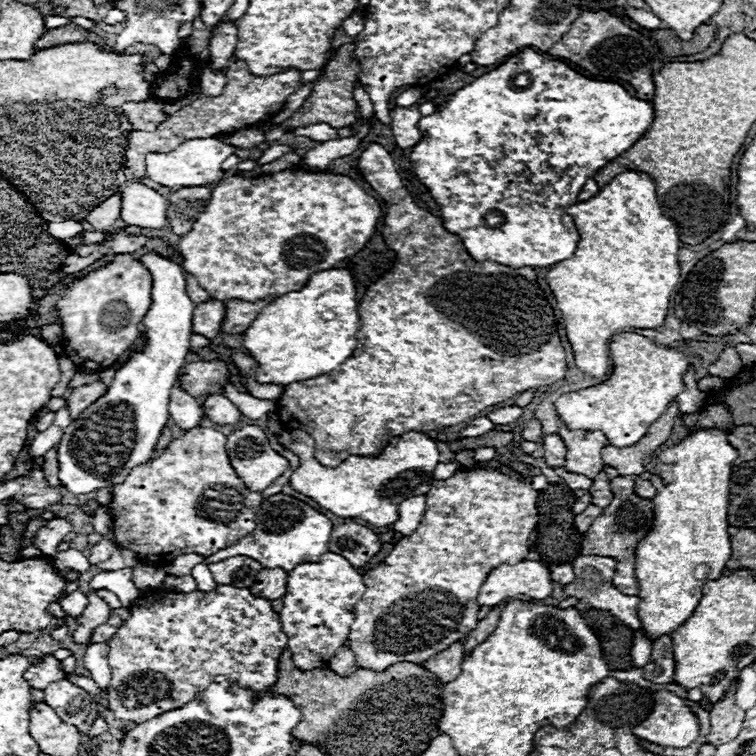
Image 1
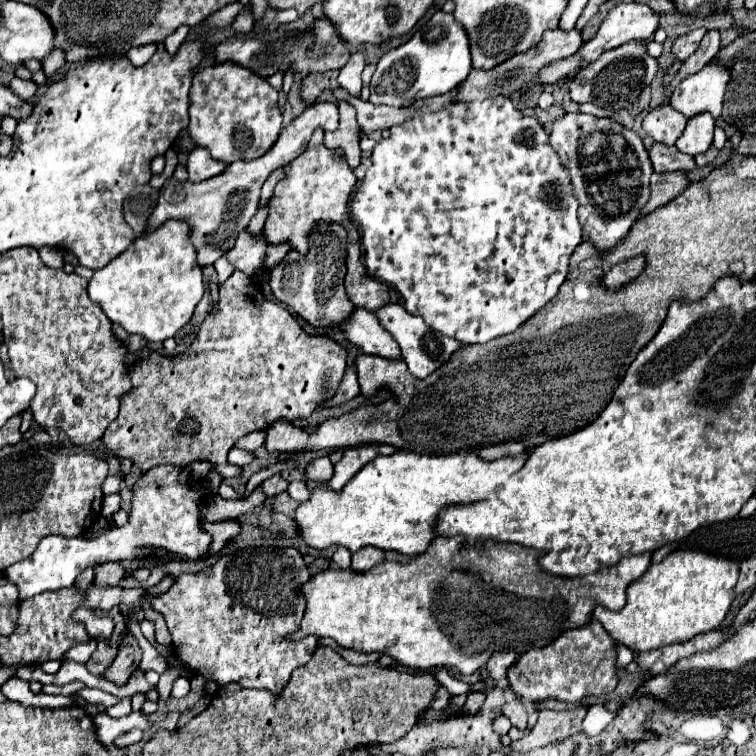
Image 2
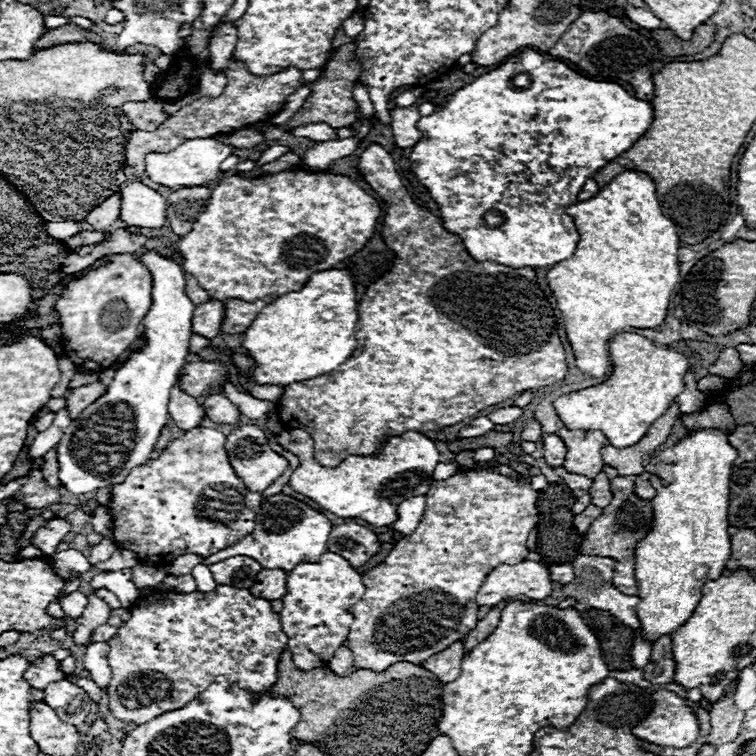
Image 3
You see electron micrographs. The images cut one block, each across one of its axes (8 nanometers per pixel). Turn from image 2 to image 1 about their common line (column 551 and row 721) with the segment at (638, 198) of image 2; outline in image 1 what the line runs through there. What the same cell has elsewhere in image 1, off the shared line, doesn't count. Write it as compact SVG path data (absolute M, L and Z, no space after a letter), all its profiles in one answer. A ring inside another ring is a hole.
M220 584L210 592L172 592L150 590L134 600L130 618L108 640L112 680L108 686L108 708L120 720L144 722L170 708L180 708L192 696L214 680L214 676L228 676L232 682L246 688L270 688L276 682L278 658L288 644L282 632L280 616L272 610L270 600L258 598L250 588L236 588Z

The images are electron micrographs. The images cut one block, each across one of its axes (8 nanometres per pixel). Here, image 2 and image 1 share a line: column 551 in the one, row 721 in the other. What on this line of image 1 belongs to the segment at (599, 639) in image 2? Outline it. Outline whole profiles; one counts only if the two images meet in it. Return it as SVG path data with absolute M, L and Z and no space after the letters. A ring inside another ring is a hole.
M660 690L654 694L654 700L654 710L640 726L634 728L634 734L660 746L690 746L700 732L696 714L684 704L682 698L672 692Z

